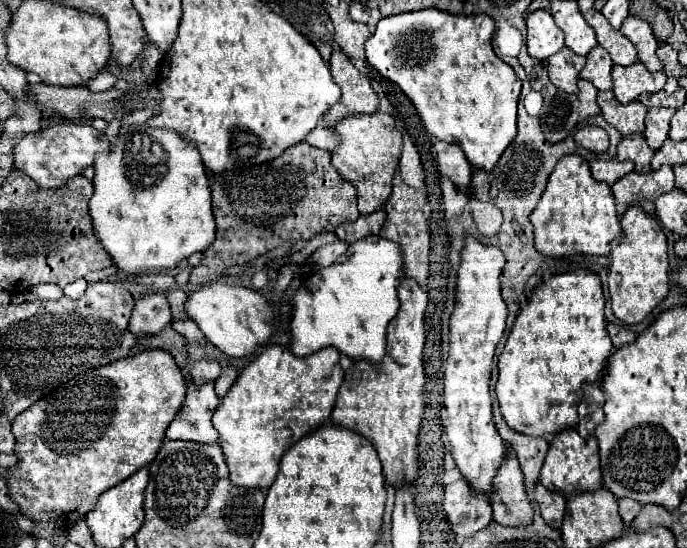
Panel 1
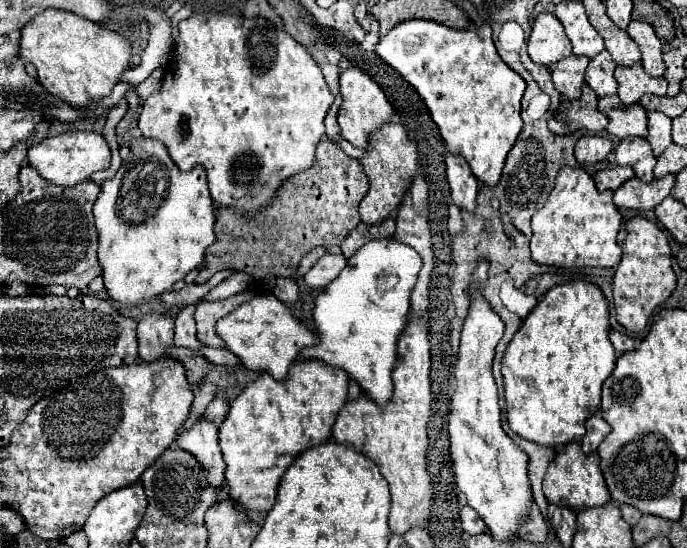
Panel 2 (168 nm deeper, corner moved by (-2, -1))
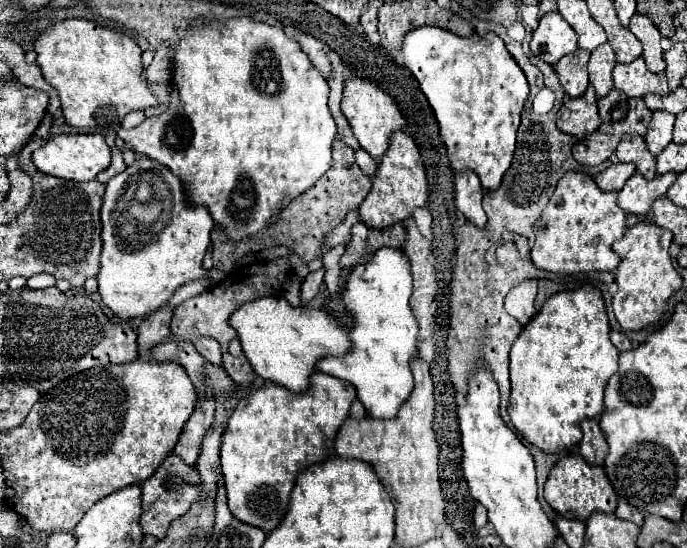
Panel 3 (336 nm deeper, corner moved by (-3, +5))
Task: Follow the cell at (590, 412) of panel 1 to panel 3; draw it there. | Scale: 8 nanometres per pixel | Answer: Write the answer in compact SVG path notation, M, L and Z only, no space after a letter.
M585 419L581 431L583 431L583 439L579 443L579 453L583 455L583 459L587 459L589 465L601 465L607 455L607 441L605 441L605 433L599 427L599 421Z

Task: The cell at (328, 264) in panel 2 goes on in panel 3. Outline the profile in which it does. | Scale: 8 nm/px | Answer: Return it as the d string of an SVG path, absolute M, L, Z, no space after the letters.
M321 267L319 271L315 271L315 273L309 273L309 275L305 277L305 281L303 281L303 287L301 287L301 301L303 301L303 303L311 301L311 299L317 295L317 291L319 291L319 285L323 283L323 277L325 277L325 269L323 269L323 267Z

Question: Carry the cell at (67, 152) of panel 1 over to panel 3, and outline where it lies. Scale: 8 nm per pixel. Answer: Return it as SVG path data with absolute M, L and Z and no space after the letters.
M85 133L85 135L55 135L45 141L43 147L33 151L33 163L47 175L71 181L91 181L95 175L109 167L111 149L103 135Z

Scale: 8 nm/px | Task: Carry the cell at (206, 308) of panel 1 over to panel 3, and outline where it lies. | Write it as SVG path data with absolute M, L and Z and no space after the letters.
M261 297L241 305L229 323L237 331L253 371L295 393L307 389L307 381L319 357L347 353L347 333L329 313L313 307L293 307L285 297Z

